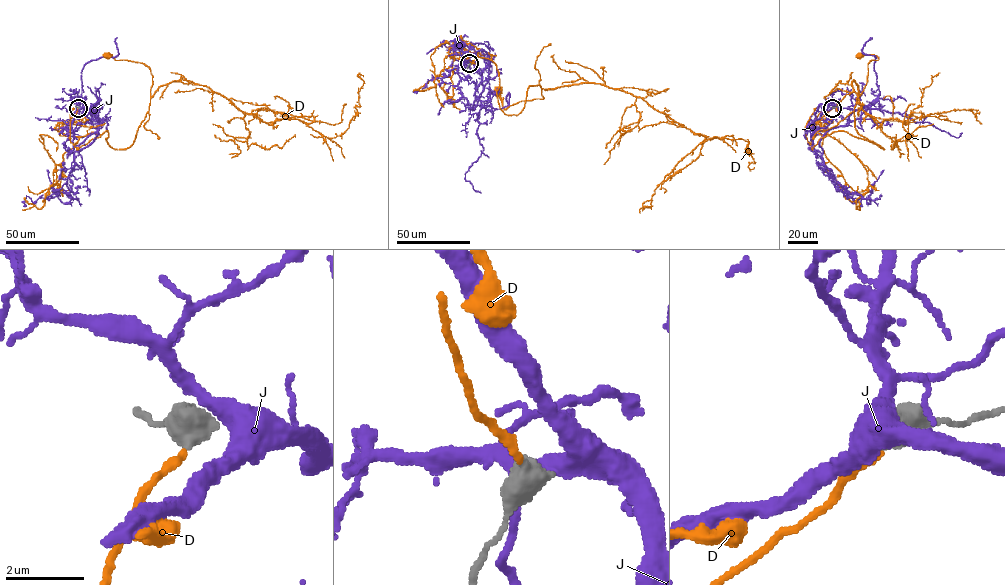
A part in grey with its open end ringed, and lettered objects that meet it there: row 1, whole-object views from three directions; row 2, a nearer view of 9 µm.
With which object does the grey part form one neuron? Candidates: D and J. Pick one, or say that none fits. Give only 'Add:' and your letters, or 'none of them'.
Add: D

